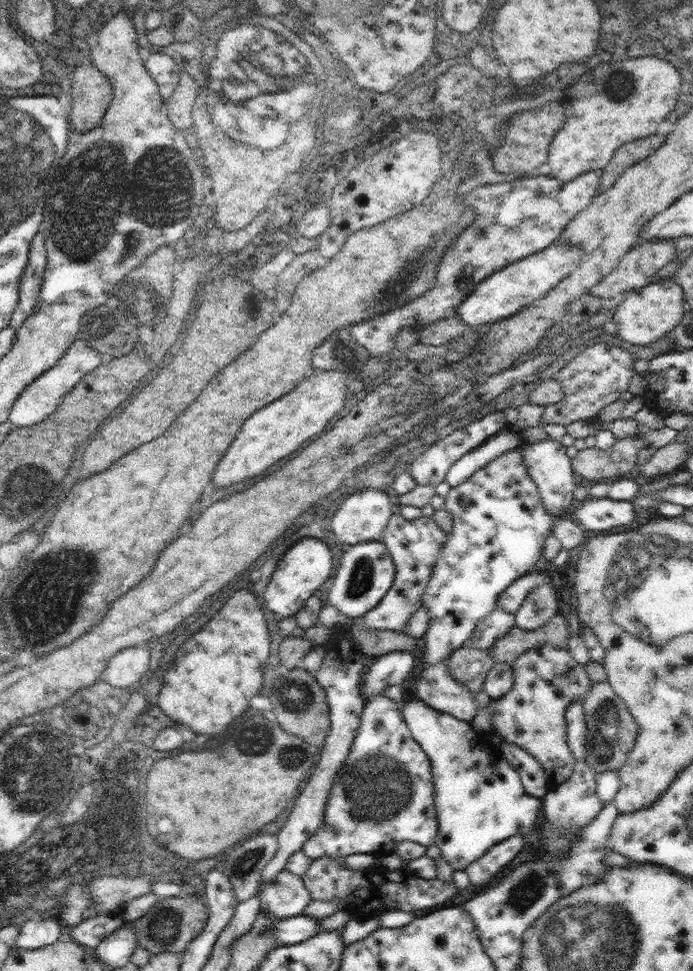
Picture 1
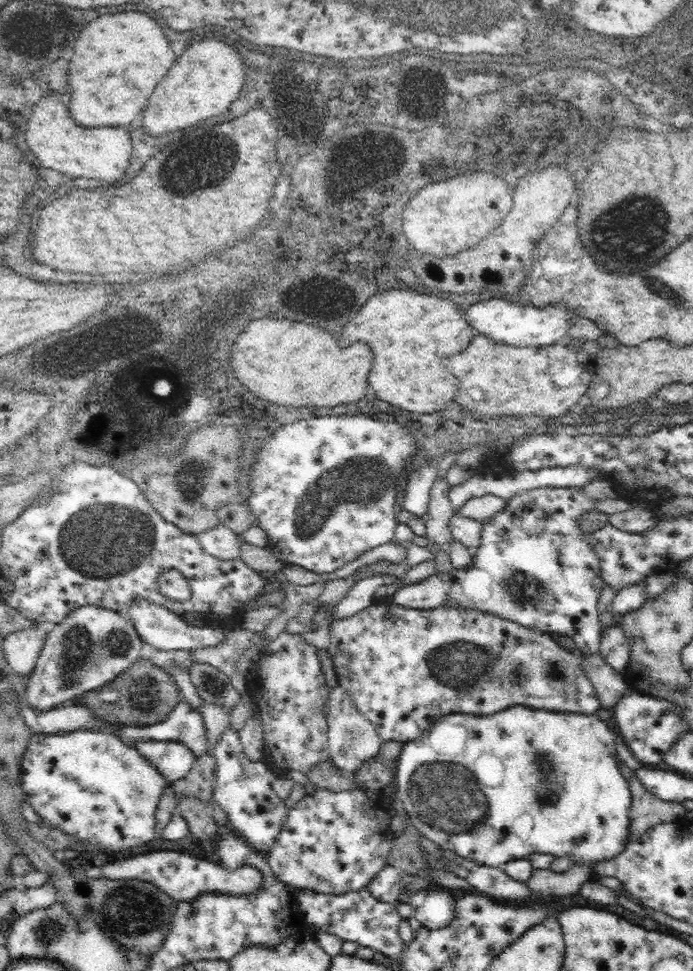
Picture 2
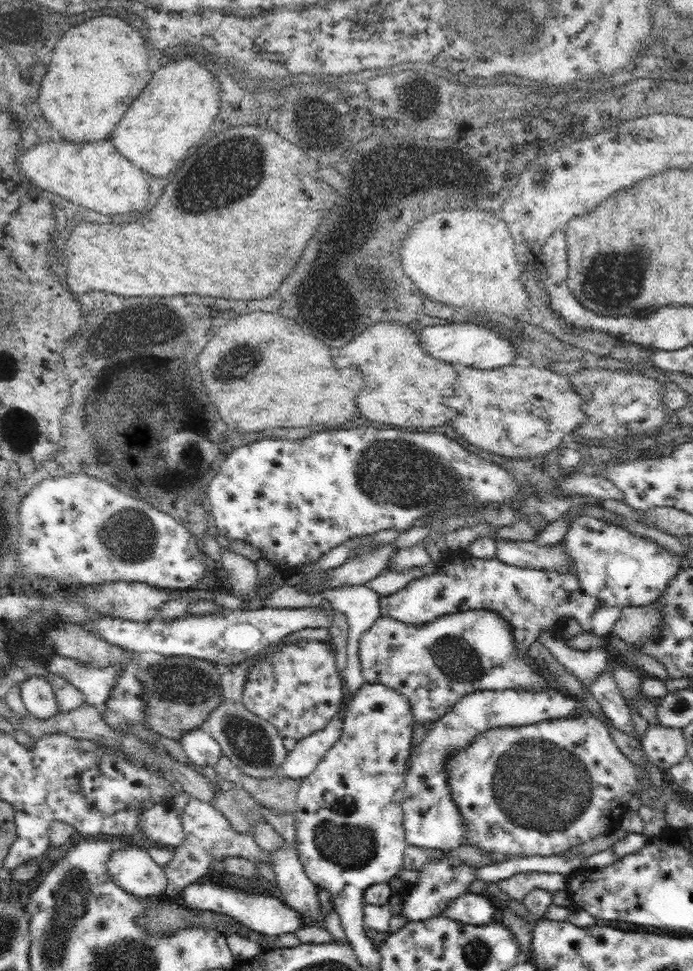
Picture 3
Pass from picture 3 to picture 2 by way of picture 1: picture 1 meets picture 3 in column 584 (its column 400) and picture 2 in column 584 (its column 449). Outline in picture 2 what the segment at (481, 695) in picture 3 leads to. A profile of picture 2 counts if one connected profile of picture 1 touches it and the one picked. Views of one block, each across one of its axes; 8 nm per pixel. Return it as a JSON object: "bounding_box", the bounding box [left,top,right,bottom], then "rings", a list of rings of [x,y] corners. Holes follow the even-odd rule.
{"bounding_box":[395,706,631,866],"rings":[[[523,706],[506,708],[502,712],[490,716],[475,716],[474,714],[456,713],[438,717],[423,732],[417,740],[409,741],[403,747],[395,768],[397,782],[397,797],[404,805],[410,822],[427,840],[432,840],[444,850],[473,860],[479,865],[500,866],[510,860],[527,858],[530,854],[544,853],[554,856],[570,856],[574,862],[592,865],[614,858],[619,855],[625,844],[630,840],[630,806],[631,792],[629,784],[618,768],[618,754],[616,752],[619,740],[618,728],[608,726],[596,714],[584,715],[578,712],[552,712],[541,709],[532,709]]]}

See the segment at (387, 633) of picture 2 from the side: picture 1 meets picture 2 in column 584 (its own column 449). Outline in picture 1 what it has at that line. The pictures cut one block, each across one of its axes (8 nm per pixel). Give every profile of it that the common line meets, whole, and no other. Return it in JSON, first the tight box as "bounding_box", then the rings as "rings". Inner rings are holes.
{"bounding_box":[411,658,478,723],"rings":[[[447,658],[417,669],[411,676],[413,696],[426,705],[470,723],[478,712],[475,696],[448,671]]]}

